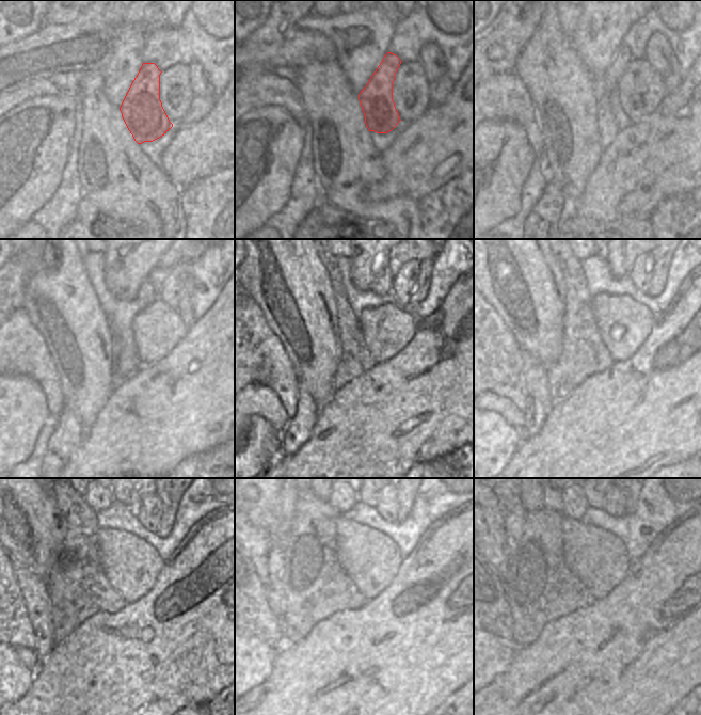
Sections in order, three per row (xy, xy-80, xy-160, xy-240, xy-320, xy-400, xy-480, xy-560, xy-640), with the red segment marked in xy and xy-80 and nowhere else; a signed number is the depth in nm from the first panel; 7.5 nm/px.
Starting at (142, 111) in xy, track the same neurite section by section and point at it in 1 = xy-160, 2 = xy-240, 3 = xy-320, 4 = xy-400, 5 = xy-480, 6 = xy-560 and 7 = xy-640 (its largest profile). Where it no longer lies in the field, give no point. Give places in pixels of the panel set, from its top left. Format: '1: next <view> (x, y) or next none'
1: next xy-160 (623, 56)
2: next xy-240 (146, 294)
3: next xy-320 (383, 285)
4: next xy-400 (616, 260)
5: next xy-480 (124, 499)
6: next none
7: next none

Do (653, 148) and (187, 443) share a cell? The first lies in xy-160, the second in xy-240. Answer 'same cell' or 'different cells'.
same cell

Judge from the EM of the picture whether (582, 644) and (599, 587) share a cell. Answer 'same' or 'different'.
different

